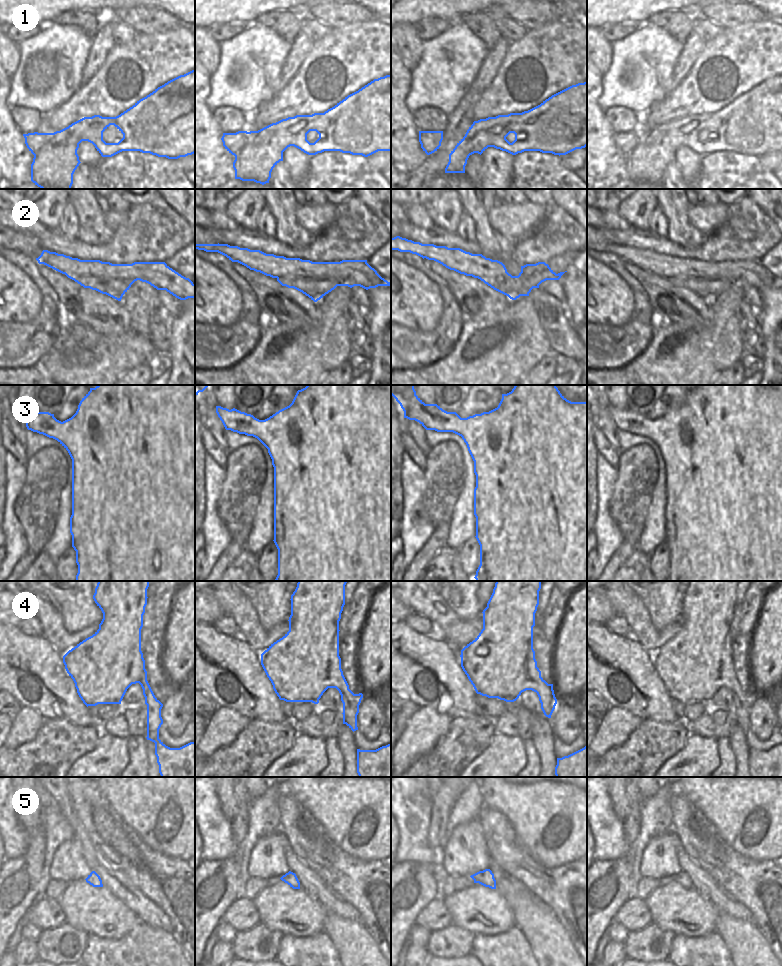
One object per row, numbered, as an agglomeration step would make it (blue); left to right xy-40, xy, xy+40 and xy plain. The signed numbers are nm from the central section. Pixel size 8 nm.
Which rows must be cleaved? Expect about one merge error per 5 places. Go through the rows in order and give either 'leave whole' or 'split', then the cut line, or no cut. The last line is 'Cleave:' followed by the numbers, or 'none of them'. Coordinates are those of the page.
1: leave whole | no cut
2: split | xy-40 (65, 274), (136, 280)
3: leave whole | no cut
4: leave whole | no cut
5: leave whole | no cut
Cleave: 2

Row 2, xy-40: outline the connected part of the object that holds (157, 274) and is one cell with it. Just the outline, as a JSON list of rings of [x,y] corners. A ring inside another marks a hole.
[[[43,250],[36,260],[39,264],[44,264],[65,275],[140,280],[157,290],[166,290],[180,300],[195,298],[195,284],[170,268],[165,262],[112,264],[100,260],[80,260],[48,250]]]

